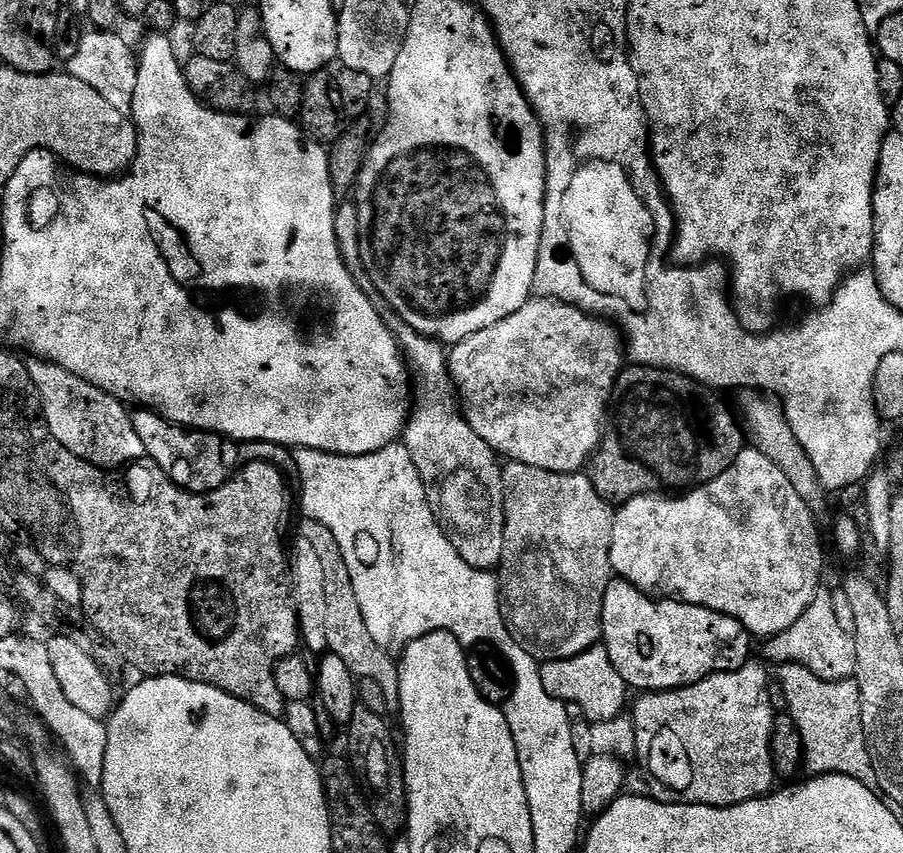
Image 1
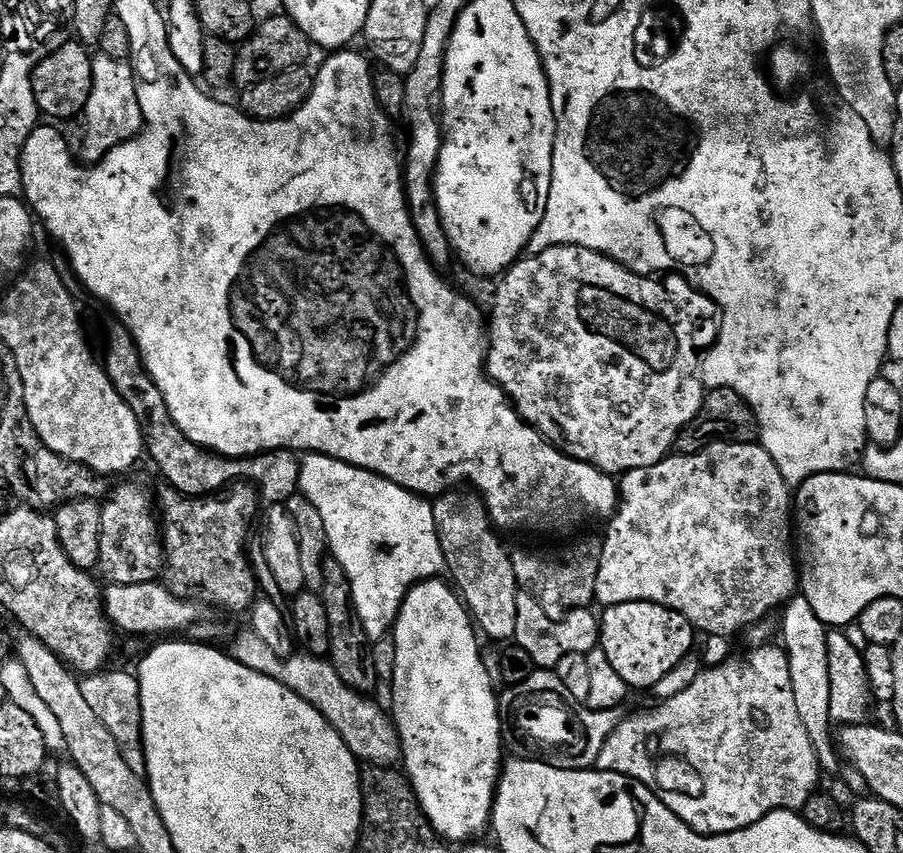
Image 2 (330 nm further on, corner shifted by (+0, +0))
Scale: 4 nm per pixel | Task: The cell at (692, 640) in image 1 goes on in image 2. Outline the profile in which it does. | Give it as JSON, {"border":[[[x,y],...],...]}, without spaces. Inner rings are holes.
{"border":[[[626,602],[613,608],[604,608],[600,620],[599,647],[604,649],[606,658],[610,658],[614,670],[618,670],[622,682],[626,682],[632,690],[655,689],[656,684],[662,682],[662,678],[666,678],[666,674],[670,674],[670,670],[674,670],[674,666],[678,666],[678,662],[682,662],[682,658],[686,658],[693,651],[692,643],[696,639],[696,629],[689,620],[682,618],[682,614],[650,602]]]}

